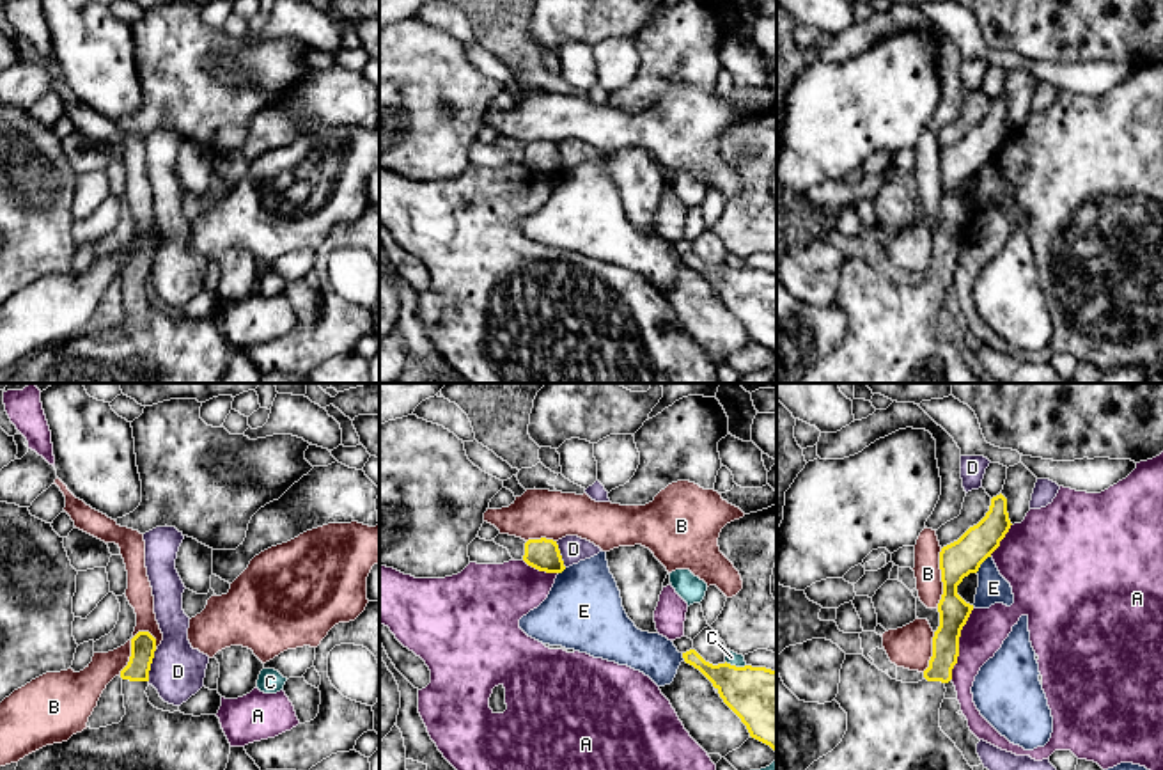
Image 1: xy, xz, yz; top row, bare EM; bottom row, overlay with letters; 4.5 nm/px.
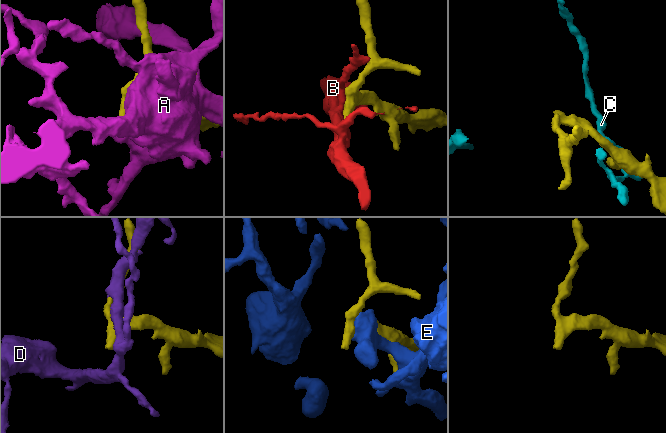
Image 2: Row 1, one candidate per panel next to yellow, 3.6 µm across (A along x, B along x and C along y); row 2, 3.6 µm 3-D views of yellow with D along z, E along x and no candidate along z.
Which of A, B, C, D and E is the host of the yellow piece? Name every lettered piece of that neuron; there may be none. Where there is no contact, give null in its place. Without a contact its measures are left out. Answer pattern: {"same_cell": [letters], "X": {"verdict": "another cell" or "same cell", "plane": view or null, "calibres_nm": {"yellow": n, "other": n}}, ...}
{"same_cell": [], "A": {"verdict": "another cell", "plane": "yz", "calibres_nm": {"yellow": 140, "other": 190}}, "B": {"verdict": "another cell", "plane": "xy", "calibres_nm": {"yellow": 110, "other": 140}}, "C": {"verdict": "another cell", "plane": "xz", "calibres_nm": {"yellow": 320, "other": 60}}, "D": {"verdict": "another cell", "plane": "xy", "calibres_nm": {"yellow": 110, "other": 240}}, "E": {"verdict": "another cell", "plane": "yz", "calibres_nm": {"yellow": 160, "other": 140}}}

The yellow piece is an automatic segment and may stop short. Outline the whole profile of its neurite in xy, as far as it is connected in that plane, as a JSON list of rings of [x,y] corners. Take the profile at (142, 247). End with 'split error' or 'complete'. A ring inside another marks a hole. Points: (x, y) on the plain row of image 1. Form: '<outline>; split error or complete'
[[[138,234],[131,241],[131,259],[121,273],[126,318],[119,326],[99,332],[83,332],[67,344],[46,348],[23,362],[5,383],[222,383],[230,346],[216,318],[184,318],[179,312],[170,316],[154,310],[145,296],[149,273],[156,254],[156,241],[149,234]]]; split error

